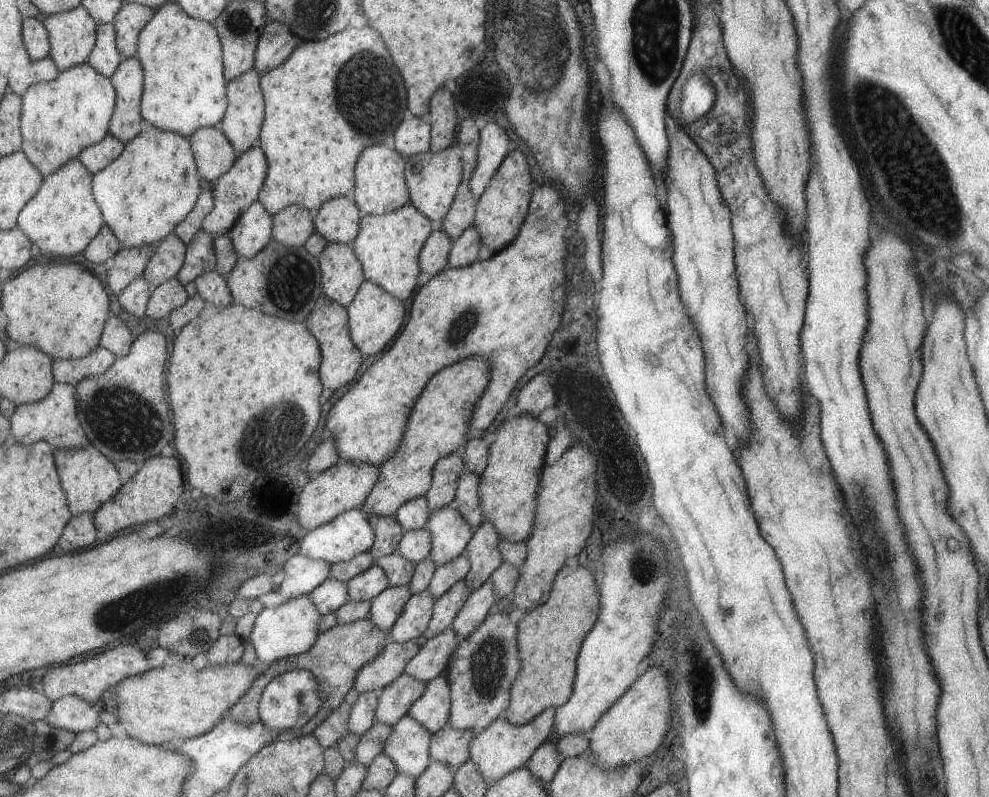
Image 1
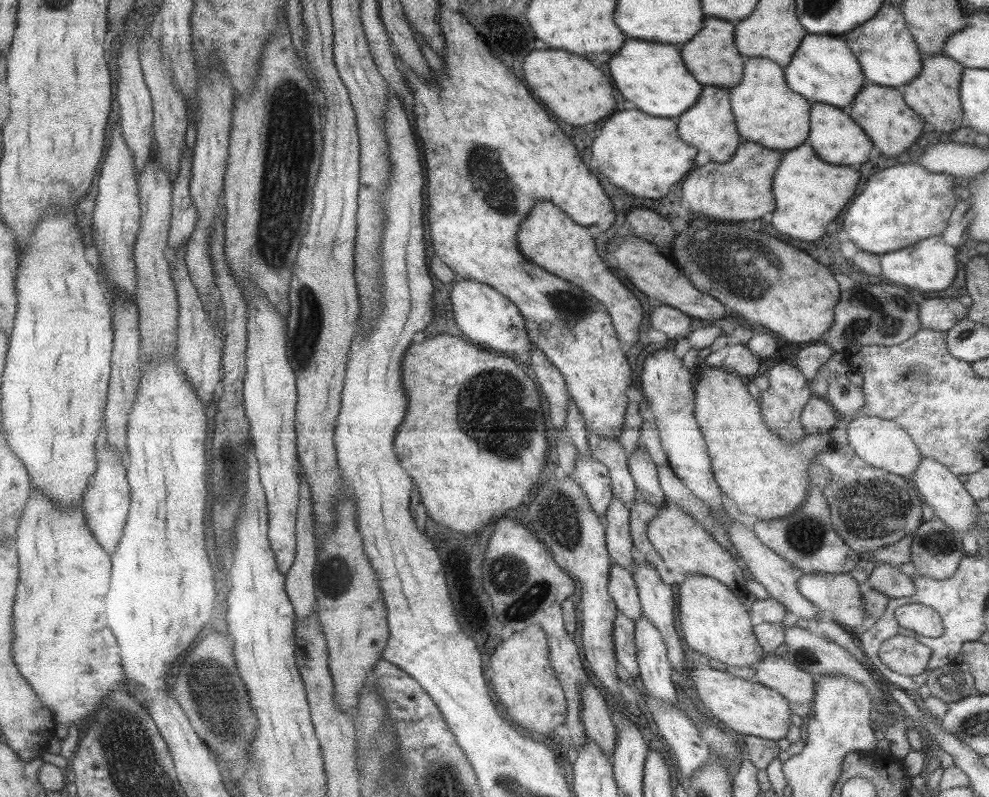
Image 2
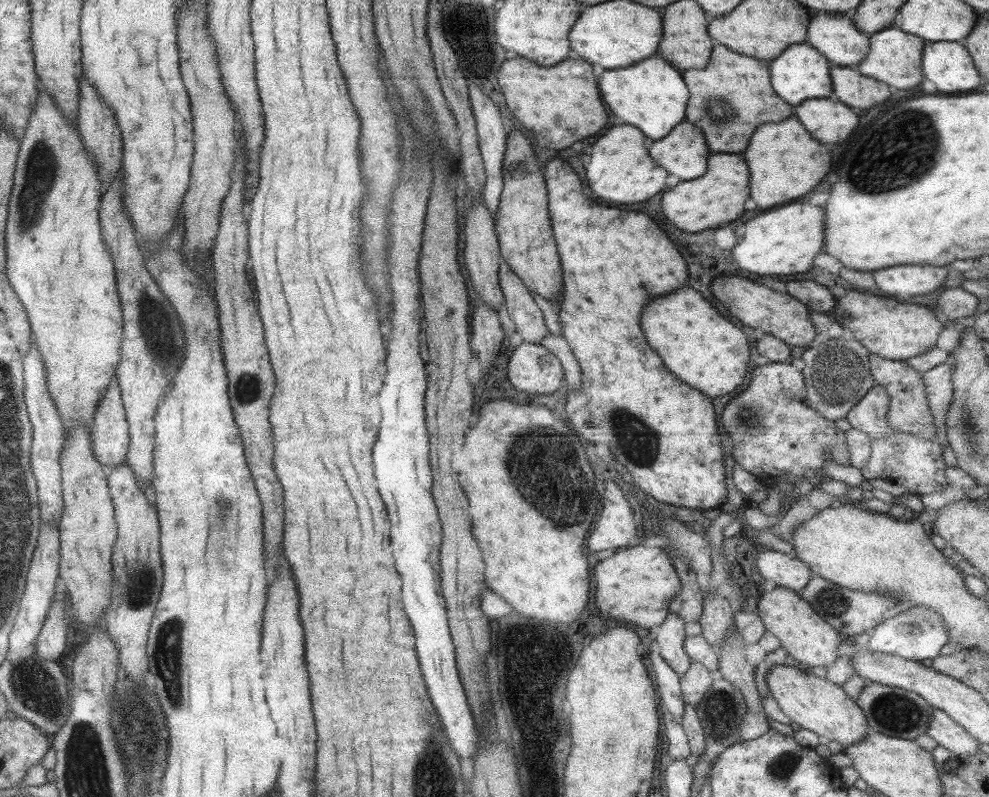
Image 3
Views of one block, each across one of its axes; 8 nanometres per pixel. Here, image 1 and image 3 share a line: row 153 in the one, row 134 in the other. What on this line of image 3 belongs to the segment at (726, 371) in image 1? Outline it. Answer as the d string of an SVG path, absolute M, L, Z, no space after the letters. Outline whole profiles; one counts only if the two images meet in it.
M679 122L659 140L647 148L647 154L679 180L693 180L705 172L707 146L703 132L689 122Z

